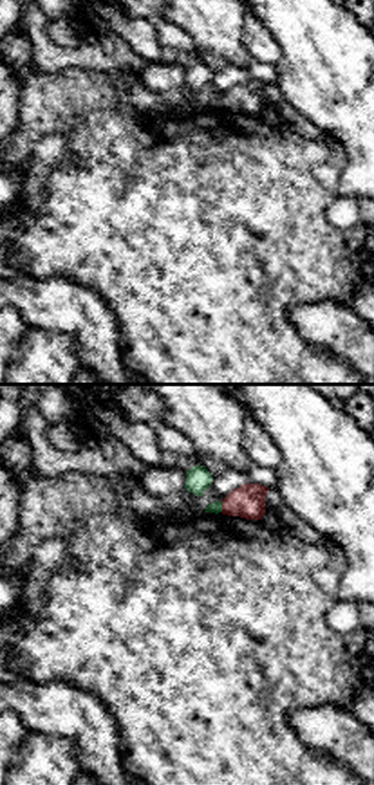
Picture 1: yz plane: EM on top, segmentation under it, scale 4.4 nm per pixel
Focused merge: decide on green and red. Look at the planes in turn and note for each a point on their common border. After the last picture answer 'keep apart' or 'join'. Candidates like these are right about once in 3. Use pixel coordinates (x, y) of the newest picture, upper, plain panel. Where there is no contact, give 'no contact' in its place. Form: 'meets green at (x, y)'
meets green at (221, 103)

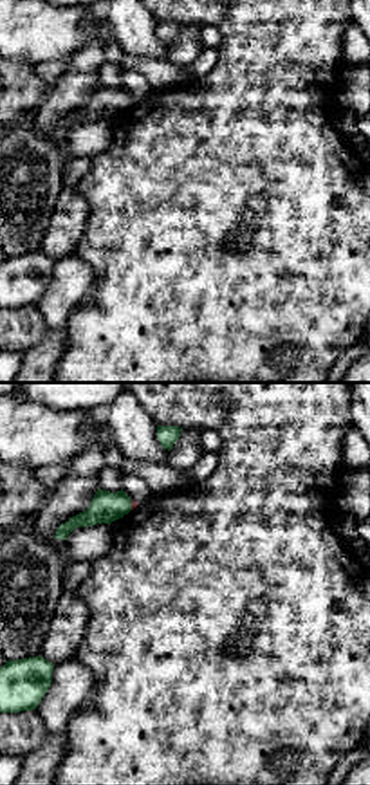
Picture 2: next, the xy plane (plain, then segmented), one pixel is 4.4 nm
meets green at (130, 101)

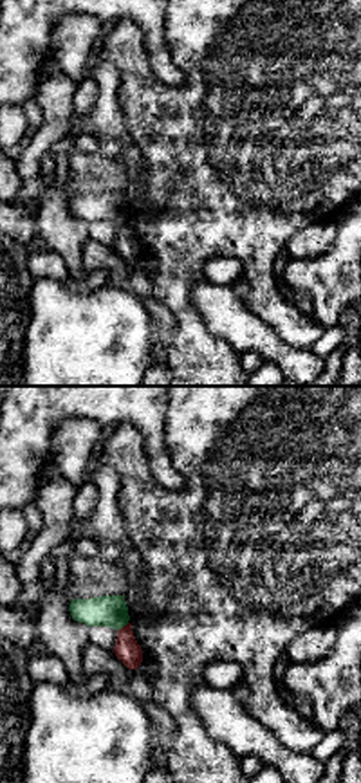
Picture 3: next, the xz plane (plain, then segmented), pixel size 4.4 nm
meets green at (123, 221)

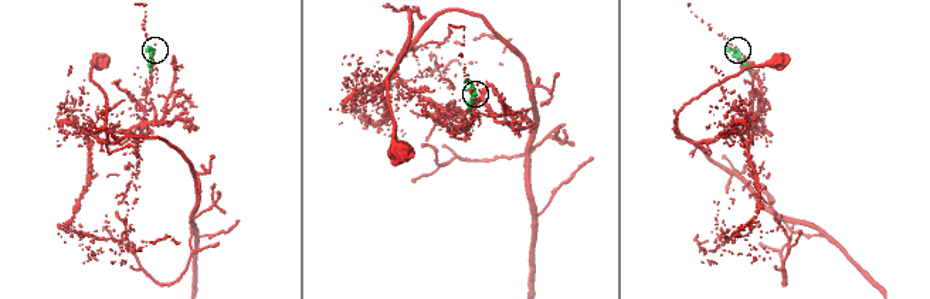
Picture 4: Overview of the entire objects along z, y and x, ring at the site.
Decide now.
keep apart

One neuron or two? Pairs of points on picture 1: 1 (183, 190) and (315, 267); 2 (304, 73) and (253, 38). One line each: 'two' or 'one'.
1: one
2: two

